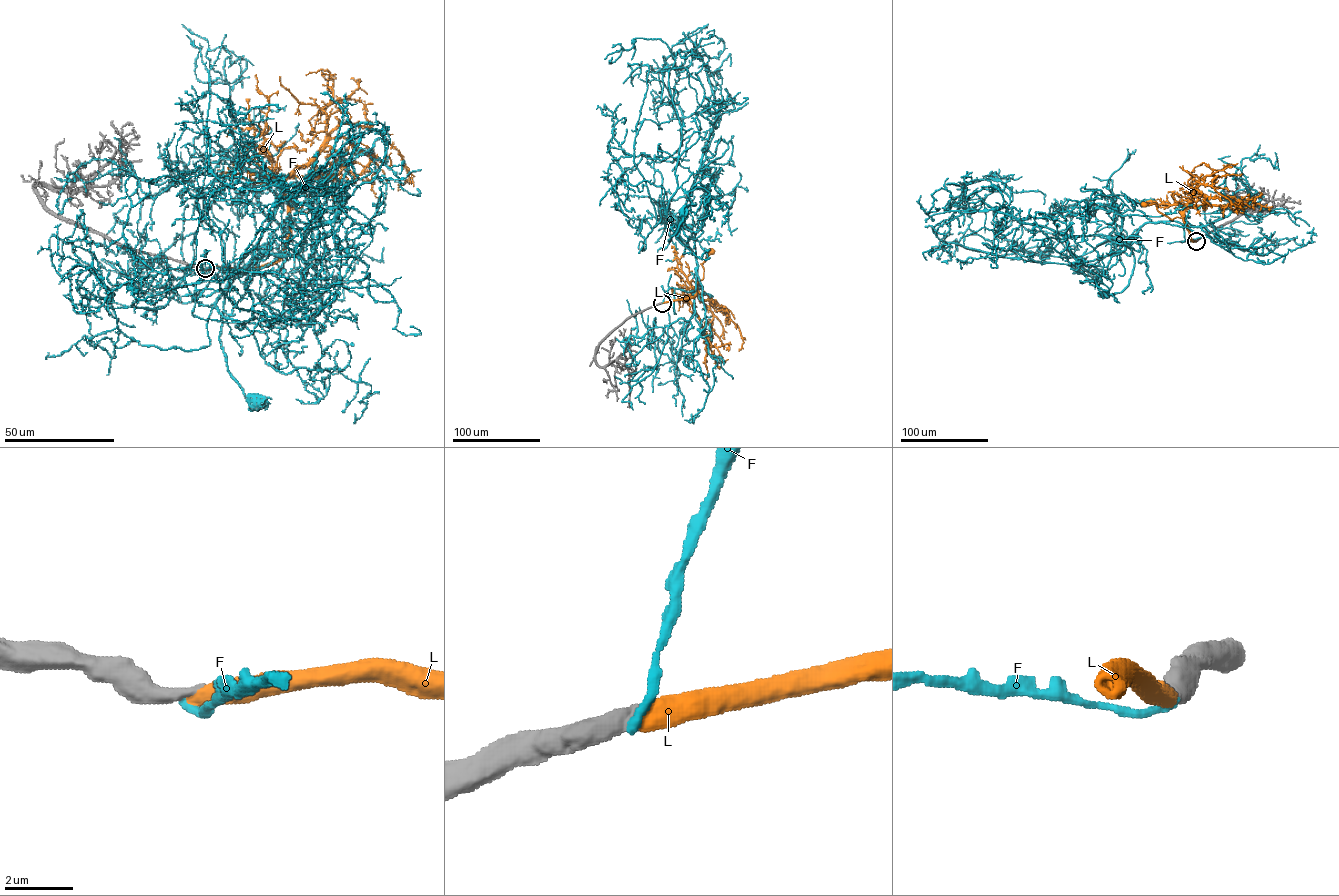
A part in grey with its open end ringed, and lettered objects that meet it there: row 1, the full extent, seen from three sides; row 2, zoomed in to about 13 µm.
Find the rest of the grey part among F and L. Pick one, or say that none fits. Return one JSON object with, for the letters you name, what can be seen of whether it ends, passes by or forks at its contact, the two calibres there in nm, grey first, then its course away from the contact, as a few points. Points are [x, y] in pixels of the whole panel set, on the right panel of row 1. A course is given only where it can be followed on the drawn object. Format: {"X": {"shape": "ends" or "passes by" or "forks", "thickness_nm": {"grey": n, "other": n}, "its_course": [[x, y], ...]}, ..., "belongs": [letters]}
{"L": {"shape": "ends", "thickness_nm": {"grey": 480, "other": 650}, "its_course": [[1196, 241], [1191, 239], [1182, 218], [1170, 219], [1154, 203], [1145, 205]]}, "belongs": ["L"]}

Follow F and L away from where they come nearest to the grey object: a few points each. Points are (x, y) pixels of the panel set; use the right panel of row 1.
F: (1196, 241), (1180, 241), (1184, 226), (1176, 221), (1144, 223), (1126, 245), (1134, 258), (1129, 284), (1104, 292)
L: (1196, 241), (1191, 239), (1182, 218), (1170, 219), (1154, 203), (1145, 205)

